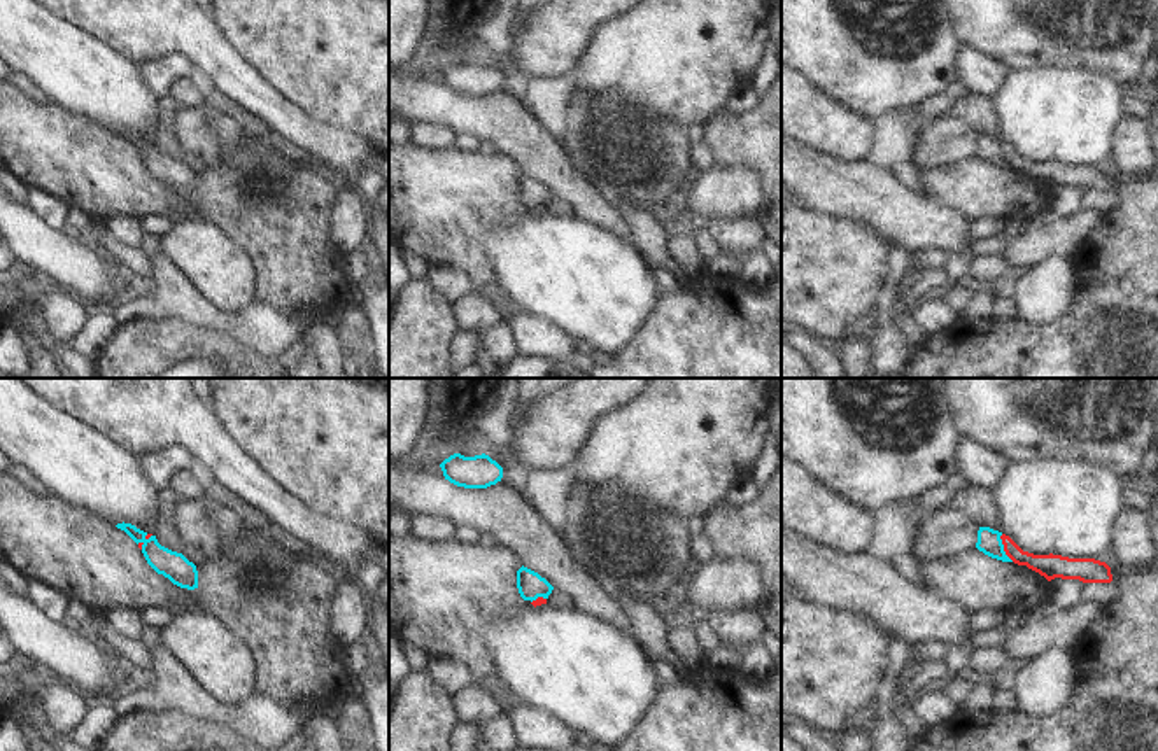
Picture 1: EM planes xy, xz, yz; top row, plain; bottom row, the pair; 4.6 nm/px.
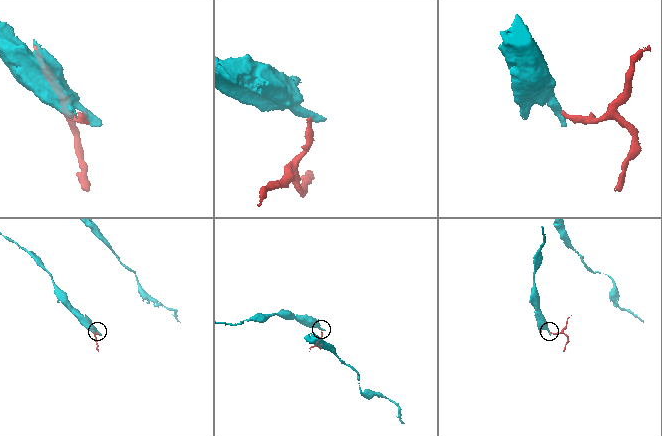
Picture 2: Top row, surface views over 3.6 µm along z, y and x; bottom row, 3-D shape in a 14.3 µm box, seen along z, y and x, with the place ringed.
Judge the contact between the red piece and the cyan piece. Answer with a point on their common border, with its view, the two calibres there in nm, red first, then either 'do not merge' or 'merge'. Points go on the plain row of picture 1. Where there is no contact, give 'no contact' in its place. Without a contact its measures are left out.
meets red in yz at (1004, 156); 110 nm thick on the red side, 110 nm on the other; do not merge

